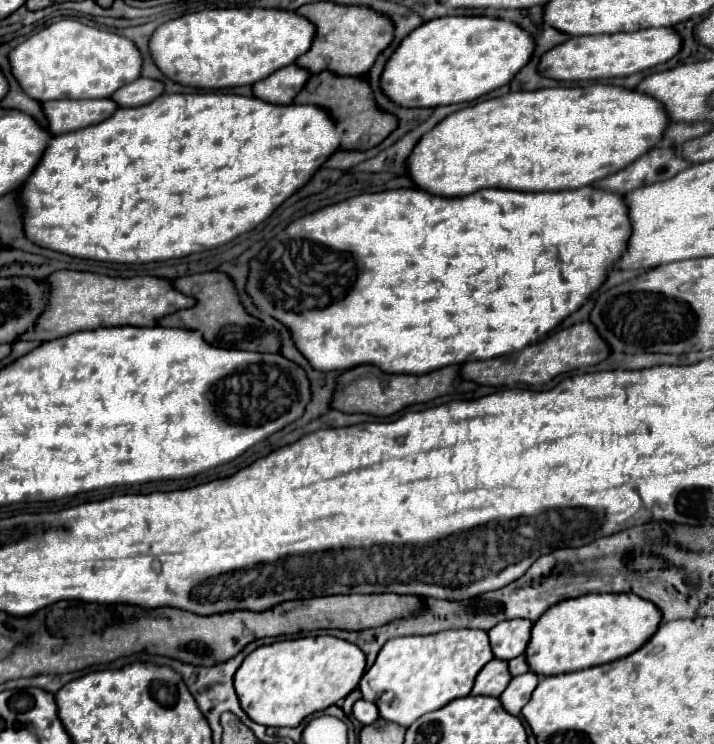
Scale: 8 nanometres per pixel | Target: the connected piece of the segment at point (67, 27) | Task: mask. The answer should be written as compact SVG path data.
M61 20L47 26L19 44L9 54L9 60L21 88L39 102L59 98L109 98L121 86L135 82L143 68L143 56L129 38L77 20Z

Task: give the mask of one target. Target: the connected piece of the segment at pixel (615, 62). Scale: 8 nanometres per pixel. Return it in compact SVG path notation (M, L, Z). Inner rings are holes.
M645 28L637 32L573 36L543 54L539 72L553 80L601 80L631 76L635 72L643 72L671 60L679 54L681 44L683 38L675 28Z

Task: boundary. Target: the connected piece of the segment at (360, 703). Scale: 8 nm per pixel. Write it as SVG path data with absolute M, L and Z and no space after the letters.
M357 700L355 706L353 706L353 716L355 716L361 724L371 724L371 722L375 722L375 720L379 718L379 712L377 712L377 708L375 708L371 702L367 702L367 700Z

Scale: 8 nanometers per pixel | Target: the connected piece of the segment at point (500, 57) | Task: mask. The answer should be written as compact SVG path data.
M445 16L435 18L419 28L415 28L393 52L389 58L383 76L381 86L383 92L397 102L399 106L409 108L435 108L443 104L459 104L459 102L471 102L481 98L483 94L489 94L495 88L501 88L509 84L519 70L531 60L531 54L535 52L535 42L523 34L521 26L515 26L515 22L507 22L505 18L493 18L493 16Z

